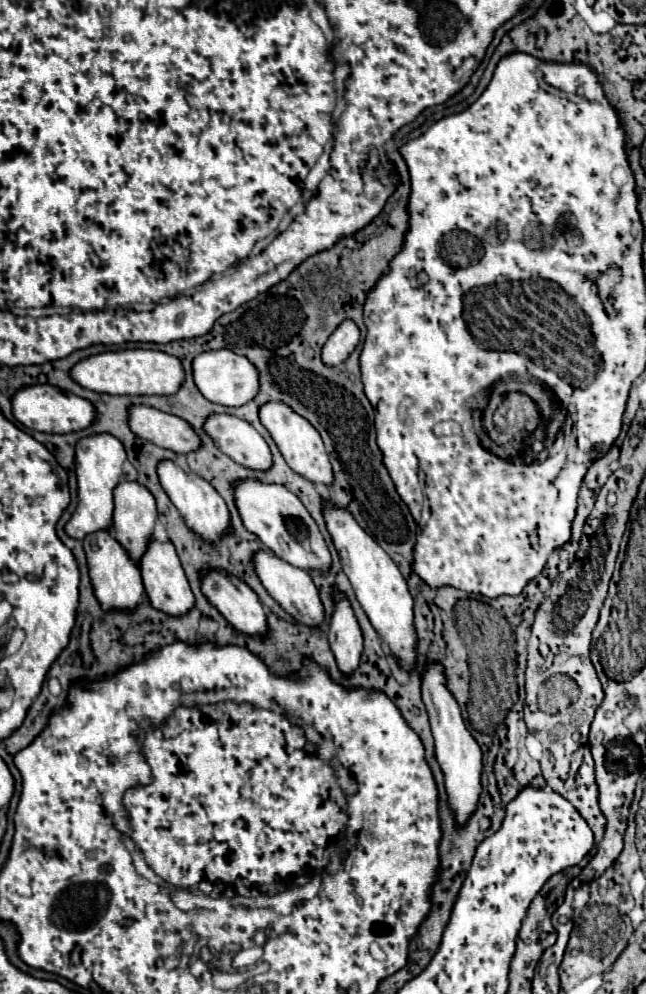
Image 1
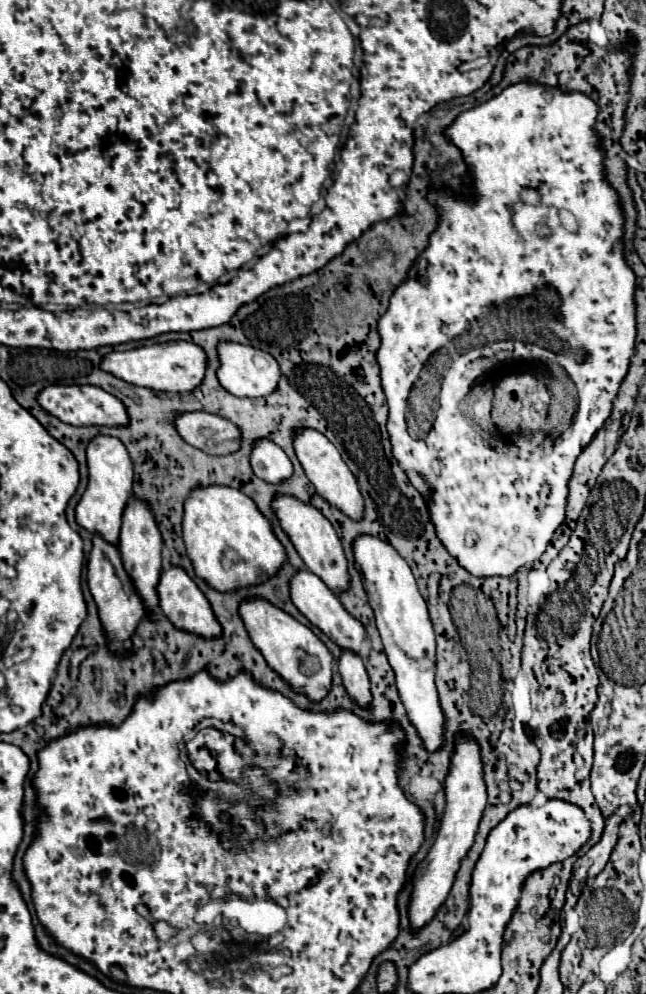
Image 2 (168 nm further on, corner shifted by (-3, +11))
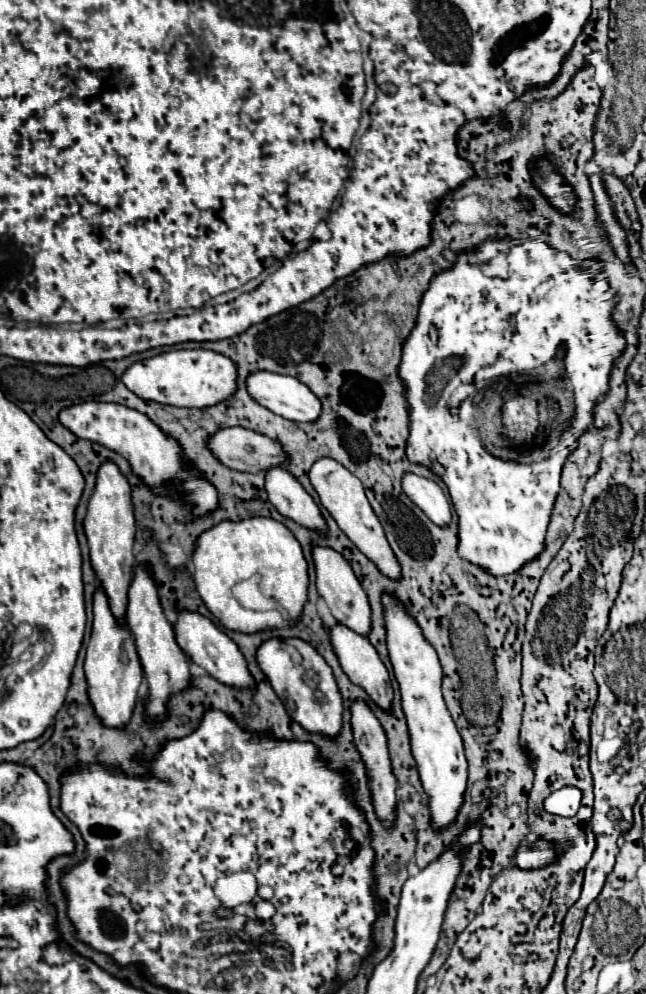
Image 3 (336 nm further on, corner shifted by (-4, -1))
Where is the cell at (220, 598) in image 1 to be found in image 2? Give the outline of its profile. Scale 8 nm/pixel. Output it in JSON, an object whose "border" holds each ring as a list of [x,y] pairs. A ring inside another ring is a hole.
{"border":[[[261,598],[243,600],[239,612],[255,648],[263,654],[267,666],[275,670],[291,686],[291,690],[305,694],[311,702],[321,702],[331,688],[333,656],[329,648],[325,648],[325,644],[319,640],[319,636],[315,636],[311,628],[303,626],[287,612]]]}

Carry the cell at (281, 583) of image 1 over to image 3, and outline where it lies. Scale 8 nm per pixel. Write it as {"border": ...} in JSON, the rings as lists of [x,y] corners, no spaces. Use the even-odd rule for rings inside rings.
{"border":[[[336,622],[334,626],[326,626],[326,632],[328,632],[328,638],[330,638],[330,644],[334,648],[334,654],[338,656],[338,662],[342,666],[342,670],[348,674],[348,678],[358,684],[360,688],[364,688],[370,698],[382,706],[382,708],[388,708],[390,702],[392,702],[392,686],[390,686],[390,676],[388,676],[388,670],[386,666],[382,664],[376,648],[370,644],[370,640],[366,636],[360,636],[356,634],[354,630],[350,630],[348,626]]]}

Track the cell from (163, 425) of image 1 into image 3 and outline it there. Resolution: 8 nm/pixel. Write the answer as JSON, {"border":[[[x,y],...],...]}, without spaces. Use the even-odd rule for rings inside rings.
{"border":[[[240,426],[216,430],[208,436],[206,446],[216,460],[240,472],[270,470],[284,460],[280,444]]]}

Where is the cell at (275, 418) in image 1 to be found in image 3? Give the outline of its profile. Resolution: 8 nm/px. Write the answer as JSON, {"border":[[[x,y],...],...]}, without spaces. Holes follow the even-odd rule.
{"border":[[[318,458],[308,474],[314,490],[320,496],[320,504],[330,512],[330,516],[336,520],[336,524],[340,526],[340,530],[374,562],[378,564],[380,572],[384,572],[390,578],[398,578],[400,576],[400,564],[398,560],[394,560],[394,554],[390,552],[390,546],[386,544],[386,536],[382,532],[382,526],[378,522],[378,518],[374,516],[374,510],[364,494],[362,482],[350,474],[340,462],[336,462],[334,458]]]}

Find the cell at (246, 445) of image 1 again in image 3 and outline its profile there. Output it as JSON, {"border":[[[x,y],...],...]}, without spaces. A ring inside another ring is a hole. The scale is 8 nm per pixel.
{"border":[[[274,466],[266,472],[266,494],[270,504],[276,506],[280,514],[292,518],[294,522],[324,532],[326,522],[320,514],[320,508],[302,488],[302,484],[282,466]]]}

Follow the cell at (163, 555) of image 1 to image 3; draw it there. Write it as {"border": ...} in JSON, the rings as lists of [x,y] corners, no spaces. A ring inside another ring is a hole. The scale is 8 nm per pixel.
{"border":[[[180,610],[178,616],[176,616],[176,622],[174,622],[174,634],[176,634],[178,646],[200,668],[204,668],[210,676],[214,676],[218,682],[230,684],[230,686],[236,686],[236,688],[248,688],[250,684],[254,684],[254,680],[250,680],[250,672],[246,672],[246,660],[244,660],[242,652],[238,650],[238,646],[210,618],[198,614],[198,612]]]}

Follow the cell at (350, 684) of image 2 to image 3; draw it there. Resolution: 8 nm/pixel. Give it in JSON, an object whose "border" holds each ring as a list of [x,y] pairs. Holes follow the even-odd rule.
{"border":[[[354,700],[350,706],[352,712],[352,730],[354,730],[354,744],[358,748],[358,752],[362,754],[362,760],[370,772],[370,790],[372,790],[372,800],[374,800],[374,808],[380,820],[394,820],[394,808],[396,808],[396,780],[390,772],[390,760],[388,760],[388,746],[386,746],[386,734],[382,724],[378,722],[378,718],[374,716],[374,712],[370,710],[370,706],[364,700]]]}

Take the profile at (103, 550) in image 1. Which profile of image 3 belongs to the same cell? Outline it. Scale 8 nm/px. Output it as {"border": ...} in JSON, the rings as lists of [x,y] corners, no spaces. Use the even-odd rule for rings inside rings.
{"border":[[[98,586],[94,592],[94,624],[92,624],[92,638],[86,650],[84,670],[88,678],[90,700],[94,704],[94,710],[98,712],[98,718],[102,720],[102,724],[122,728],[122,724],[130,720],[130,712],[134,710],[144,670],[140,664],[140,656],[136,652],[134,636],[126,628],[126,624],[122,624],[110,612],[110,602],[102,586]]]}

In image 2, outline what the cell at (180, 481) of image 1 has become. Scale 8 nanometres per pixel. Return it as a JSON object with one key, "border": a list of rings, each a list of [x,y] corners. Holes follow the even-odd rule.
{"border":[[[207,486],[195,488],[187,502],[185,502],[185,516],[183,516],[183,542],[187,548],[187,556],[193,562],[195,574],[205,580],[217,592],[233,592],[241,582],[249,582],[249,576],[257,576],[257,566],[261,566],[267,574],[277,574],[287,560],[283,544],[277,540],[271,522],[263,516],[257,504],[229,486]]]}

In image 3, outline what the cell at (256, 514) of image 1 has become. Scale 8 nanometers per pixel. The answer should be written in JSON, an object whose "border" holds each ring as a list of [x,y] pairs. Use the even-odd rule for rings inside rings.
{"border":[[[312,546],[312,560],[314,560],[314,568],[316,568],[318,594],[326,600],[332,616],[340,624],[366,636],[366,632],[370,632],[370,606],[368,606],[366,592],[358,584],[358,578],[354,576],[348,560],[340,552],[336,552],[328,546]]]}

